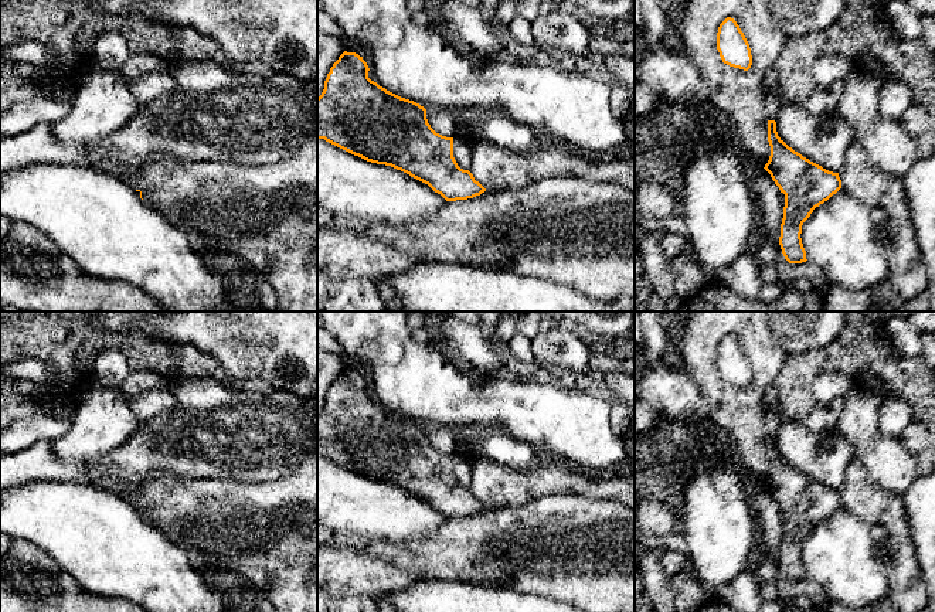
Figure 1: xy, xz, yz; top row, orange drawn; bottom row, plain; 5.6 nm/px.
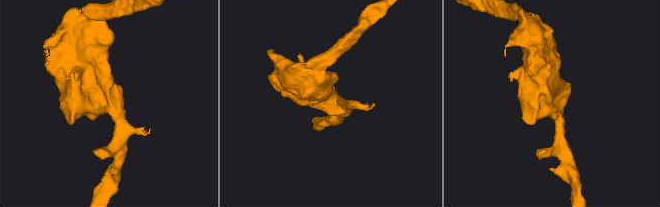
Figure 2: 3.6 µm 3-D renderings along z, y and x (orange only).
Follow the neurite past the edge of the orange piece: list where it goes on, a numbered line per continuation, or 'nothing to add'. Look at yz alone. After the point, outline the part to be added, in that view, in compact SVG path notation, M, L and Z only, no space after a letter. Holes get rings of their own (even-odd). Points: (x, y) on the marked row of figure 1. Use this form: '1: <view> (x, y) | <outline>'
nothing to add

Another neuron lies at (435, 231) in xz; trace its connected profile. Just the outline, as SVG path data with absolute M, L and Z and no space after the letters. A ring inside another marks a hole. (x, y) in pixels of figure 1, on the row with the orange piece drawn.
M555 176L518 190L486 190L473 198L448 201L431 220L409 225L371 222L317 207L317 230L320 228L351 230L407 249L424 262L465 264L486 269L503 268L507 261L520 252L540 256L635 256L635 193L605 181Z

